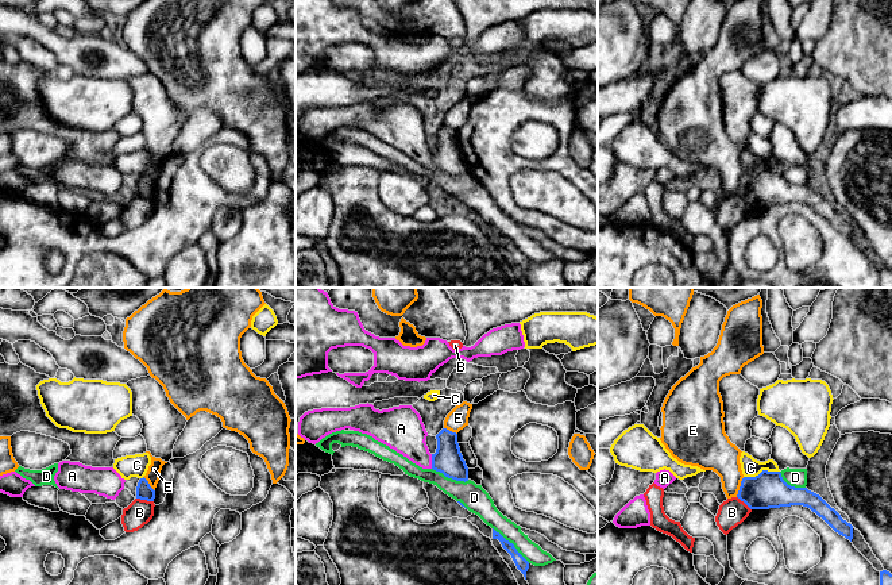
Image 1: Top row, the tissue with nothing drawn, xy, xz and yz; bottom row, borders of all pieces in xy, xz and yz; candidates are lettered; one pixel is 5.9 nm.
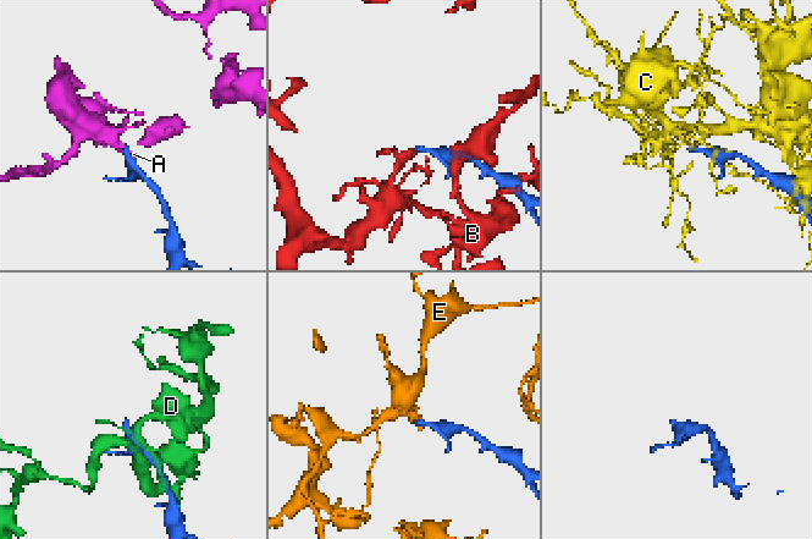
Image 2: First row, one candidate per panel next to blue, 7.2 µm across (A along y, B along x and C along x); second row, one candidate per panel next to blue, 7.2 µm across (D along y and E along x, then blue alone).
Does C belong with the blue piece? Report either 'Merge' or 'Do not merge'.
Do not merge

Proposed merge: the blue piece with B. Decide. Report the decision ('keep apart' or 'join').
keep apart

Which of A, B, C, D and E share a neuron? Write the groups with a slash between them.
A / B / C / D / E

